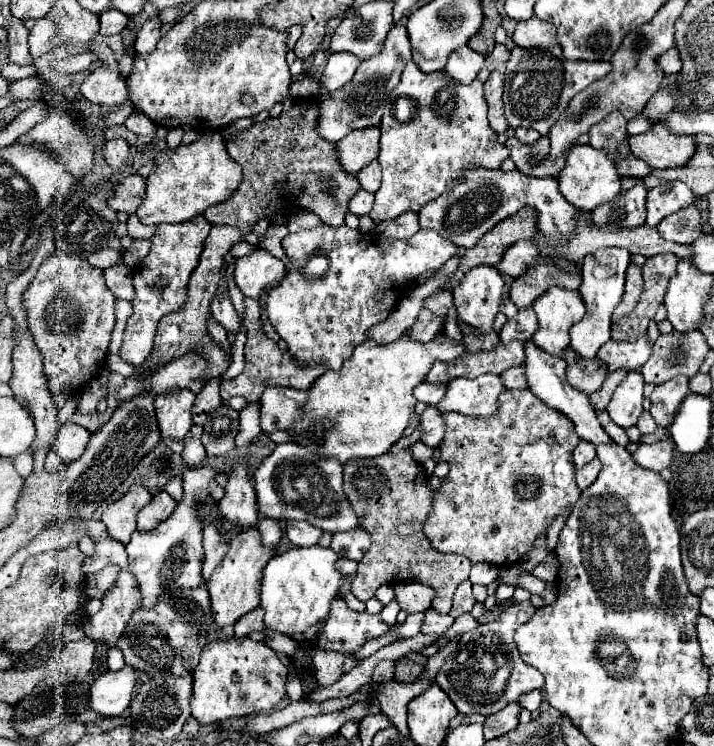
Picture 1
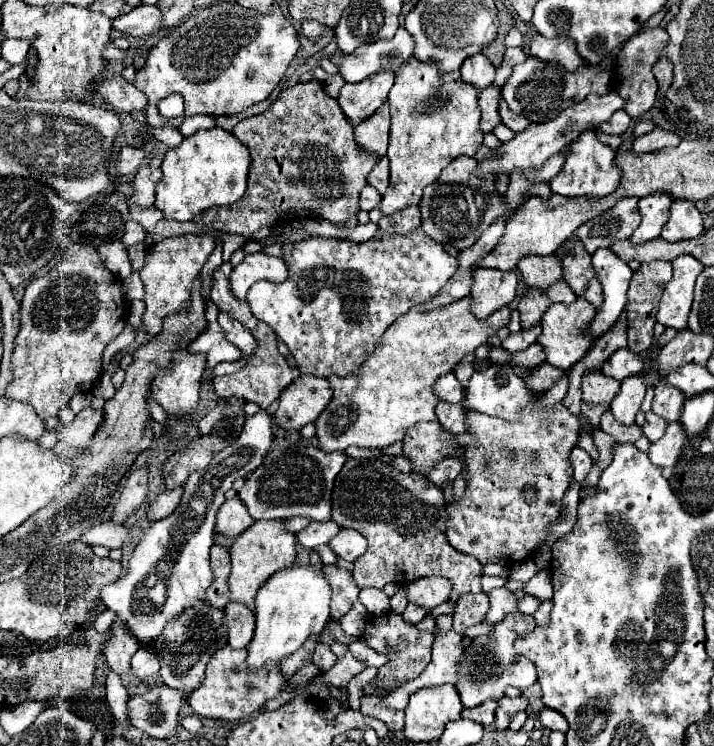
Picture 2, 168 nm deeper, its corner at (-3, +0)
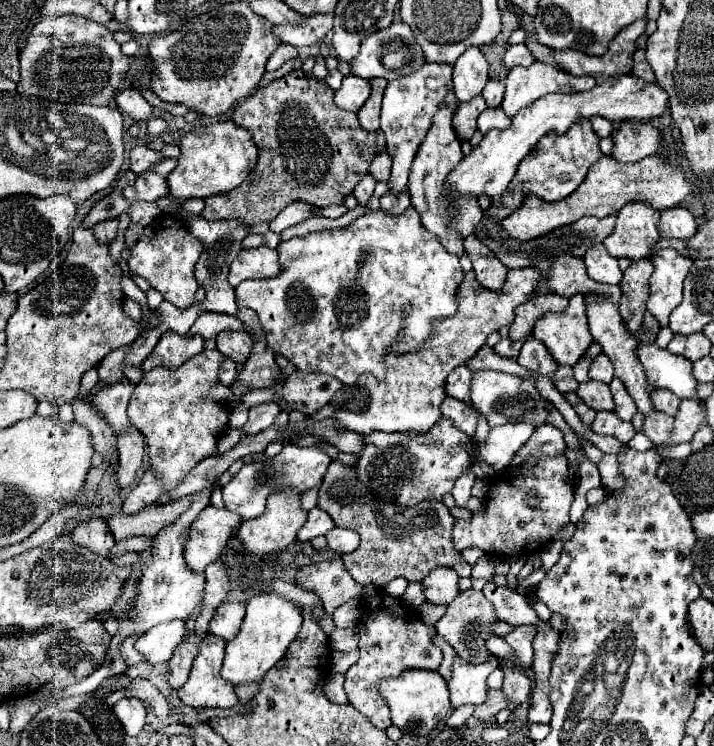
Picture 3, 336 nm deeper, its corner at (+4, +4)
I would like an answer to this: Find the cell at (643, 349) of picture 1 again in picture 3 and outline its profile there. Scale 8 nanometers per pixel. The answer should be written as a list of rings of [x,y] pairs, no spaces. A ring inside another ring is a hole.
[[[601,353],[601,355],[593,361],[593,365],[591,365],[591,369],[589,369],[589,379],[591,379],[591,381],[611,383],[613,375],[615,375],[615,371],[613,371],[613,365],[611,365],[609,357],[607,357],[605,353]]]

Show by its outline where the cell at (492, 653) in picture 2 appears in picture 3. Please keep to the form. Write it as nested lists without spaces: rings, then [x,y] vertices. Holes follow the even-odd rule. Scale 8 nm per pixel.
[[[521,625],[521,627],[515,627],[509,635],[503,637],[515,649],[515,653],[517,653],[515,665],[521,667],[521,669],[531,669],[531,661],[533,661],[531,643],[535,639],[535,633],[537,633],[537,627]]]

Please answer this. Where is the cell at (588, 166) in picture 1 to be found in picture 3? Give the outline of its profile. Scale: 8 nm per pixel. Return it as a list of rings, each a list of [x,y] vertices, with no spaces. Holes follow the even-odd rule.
[[[581,119],[573,123],[563,135],[557,135],[551,131],[545,137],[541,137],[535,149],[531,149],[531,153],[527,153],[527,157],[519,163],[519,169],[509,185],[509,191],[521,189],[523,199],[537,197],[547,203],[561,201],[583,183],[589,167],[597,163],[601,157],[603,153],[599,149],[599,137],[593,133],[591,123]]]

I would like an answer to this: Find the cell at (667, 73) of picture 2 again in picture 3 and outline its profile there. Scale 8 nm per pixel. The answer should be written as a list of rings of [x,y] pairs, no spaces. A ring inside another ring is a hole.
[[[637,49],[633,57],[635,57],[633,75],[641,77],[641,79],[645,79],[645,81],[655,81],[655,75],[653,75],[653,71],[651,71],[651,67],[649,67],[647,59],[645,59],[645,51],[643,51],[643,49]]]

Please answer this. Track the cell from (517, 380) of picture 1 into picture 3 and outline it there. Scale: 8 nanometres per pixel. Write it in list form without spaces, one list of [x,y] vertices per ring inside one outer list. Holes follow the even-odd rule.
[[[559,365],[557,373],[555,373],[555,387],[561,391],[561,393],[567,393],[567,391],[575,391],[579,387],[579,383],[575,381],[573,377],[573,369],[569,365]]]

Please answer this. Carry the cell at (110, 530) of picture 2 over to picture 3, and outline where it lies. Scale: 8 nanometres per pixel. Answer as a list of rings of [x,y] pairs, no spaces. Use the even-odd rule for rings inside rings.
[[[183,497],[177,499],[169,505],[157,505],[157,507],[149,507],[143,509],[135,515],[113,515],[109,517],[109,529],[113,533],[113,537],[117,541],[131,537],[131,535],[147,535],[147,537],[155,537],[161,529],[165,529],[167,525],[173,525],[193,503],[193,497]]]

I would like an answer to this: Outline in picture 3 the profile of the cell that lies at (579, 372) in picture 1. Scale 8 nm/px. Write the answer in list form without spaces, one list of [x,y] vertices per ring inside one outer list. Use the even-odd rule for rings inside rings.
[[[587,381],[587,383],[581,383],[579,389],[577,389],[577,395],[581,397],[581,401],[595,409],[595,411],[613,411],[615,409],[615,403],[613,403],[613,397],[611,397],[611,391],[609,391],[609,385],[601,383],[601,381]]]

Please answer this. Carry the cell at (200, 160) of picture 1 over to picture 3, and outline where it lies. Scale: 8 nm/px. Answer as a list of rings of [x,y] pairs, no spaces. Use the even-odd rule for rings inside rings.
[[[217,121],[213,125],[201,125],[191,129],[181,141],[179,165],[167,177],[169,199],[179,207],[185,199],[191,197],[209,197],[235,189],[255,167],[259,149],[253,143],[245,127],[235,125],[233,121]]]

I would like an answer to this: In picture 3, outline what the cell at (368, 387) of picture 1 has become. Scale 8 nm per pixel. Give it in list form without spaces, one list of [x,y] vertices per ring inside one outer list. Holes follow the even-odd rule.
[[[533,267],[509,269],[505,285],[501,291],[487,291],[475,279],[475,271],[465,273],[465,279],[459,287],[459,307],[453,317],[441,319],[435,323],[433,335],[429,341],[405,355],[389,355],[385,359],[387,373],[377,379],[371,373],[363,373],[353,387],[341,389],[331,401],[335,405],[335,419],[339,427],[347,427],[357,433],[369,431],[419,431],[425,433],[441,417],[441,403],[447,397],[445,379],[447,375],[469,361],[487,341],[487,335],[497,331],[503,325],[513,321],[513,311],[517,305],[529,301],[539,287],[541,271]]]

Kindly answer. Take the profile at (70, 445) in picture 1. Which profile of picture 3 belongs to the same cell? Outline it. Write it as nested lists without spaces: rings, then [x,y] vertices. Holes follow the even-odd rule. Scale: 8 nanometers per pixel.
[[[123,377],[119,383],[109,385],[105,389],[101,389],[99,393],[95,393],[95,397],[91,399],[93,407],[107,419],[107,423],[113,427],[115,435],[121,433],[121,429],[129,427],[131,421],[127,417],[127,405],[133,393],[133,383]]]

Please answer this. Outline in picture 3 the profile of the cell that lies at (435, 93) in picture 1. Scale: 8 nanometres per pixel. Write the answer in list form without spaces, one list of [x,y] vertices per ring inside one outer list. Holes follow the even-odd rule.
[[[425,63],[417,73],[411,73],[397,81],[387,83],[383,105],[381,105],[381,131],[387,137],[387,153],[393,157],[393,169],[389,179],[391,191],[407,189],[411,161],[419,145],[423,143],[423,137],[427,135],[437,109],[443,105],[451,109],[457,107],[459,101],[455,101],[455,95],[453,95],[451,73],[453,73],[453,67],[447,63]]]

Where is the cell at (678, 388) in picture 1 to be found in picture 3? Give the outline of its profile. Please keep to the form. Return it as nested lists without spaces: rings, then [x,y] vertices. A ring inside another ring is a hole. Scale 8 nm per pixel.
[[[653,389],[651,399],[653,399],[653,407],[667,415],[675,415],[679,409],[679,403],[681,403],[679,397],[675,397],[673,393],[667,393],[663,389]]]

